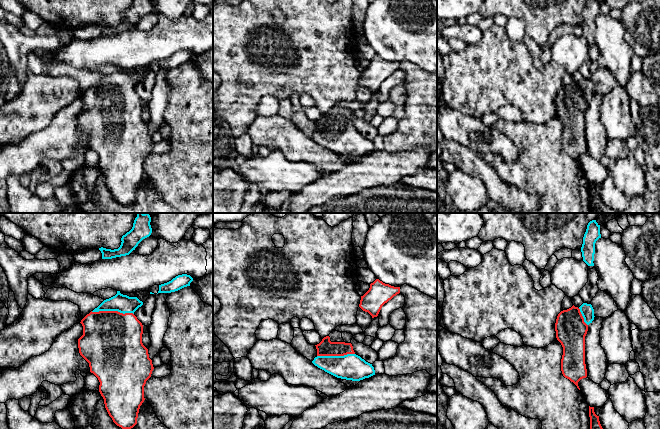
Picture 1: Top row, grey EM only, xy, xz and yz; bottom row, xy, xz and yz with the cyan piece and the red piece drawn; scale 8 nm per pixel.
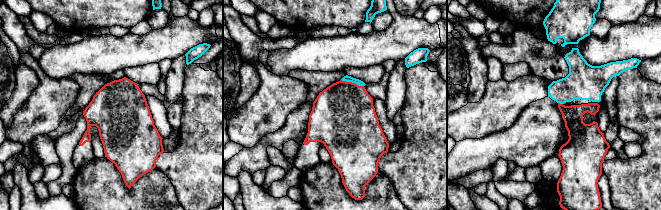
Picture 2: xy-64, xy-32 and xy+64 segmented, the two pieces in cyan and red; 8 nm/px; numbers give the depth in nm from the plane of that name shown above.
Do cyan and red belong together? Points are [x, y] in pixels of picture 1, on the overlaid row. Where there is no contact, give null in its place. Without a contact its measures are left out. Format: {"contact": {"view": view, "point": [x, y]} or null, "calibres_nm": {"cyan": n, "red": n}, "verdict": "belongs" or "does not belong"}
{"contact": {"view": "xy", "point": [112, 310]}, "calibres_nm": {"cyan": 140, "red": 480}, "verdict": "belongs"}

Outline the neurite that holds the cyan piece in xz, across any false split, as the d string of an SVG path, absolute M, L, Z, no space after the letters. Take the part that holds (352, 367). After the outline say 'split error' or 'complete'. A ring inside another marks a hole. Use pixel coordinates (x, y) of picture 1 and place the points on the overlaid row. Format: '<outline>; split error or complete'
M326 336L315 346L317 356L312 363L337 378L360 381L375 375L372 364L356 355L351 343L331 342Z; split error

